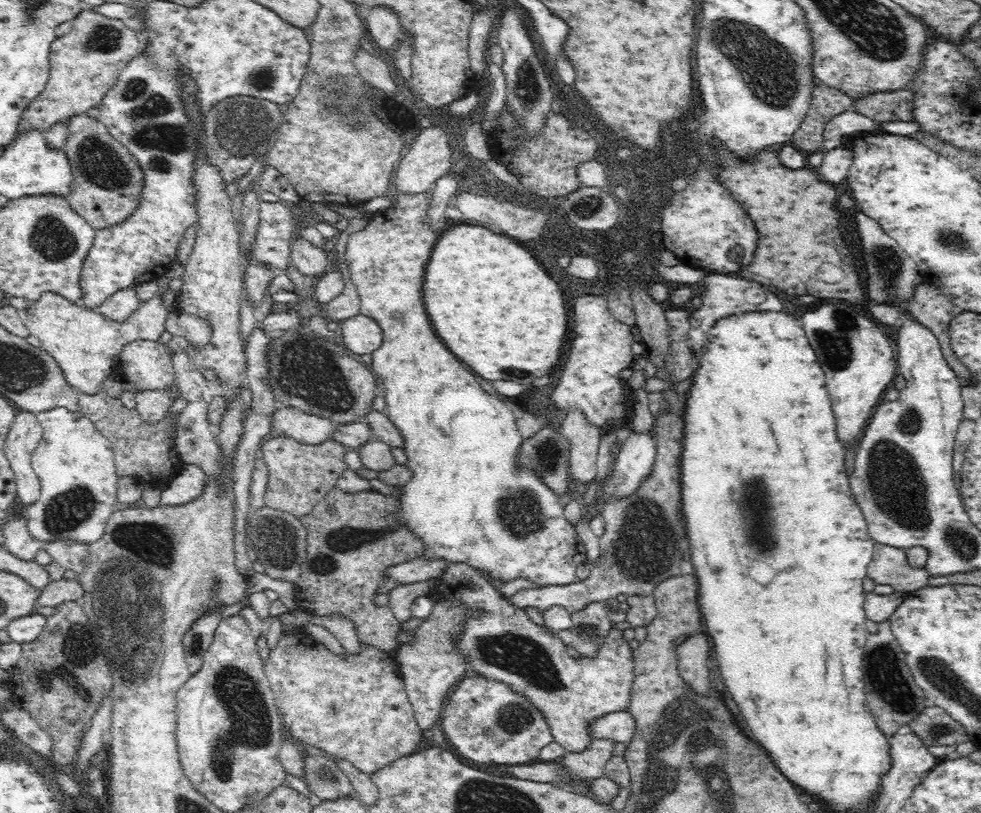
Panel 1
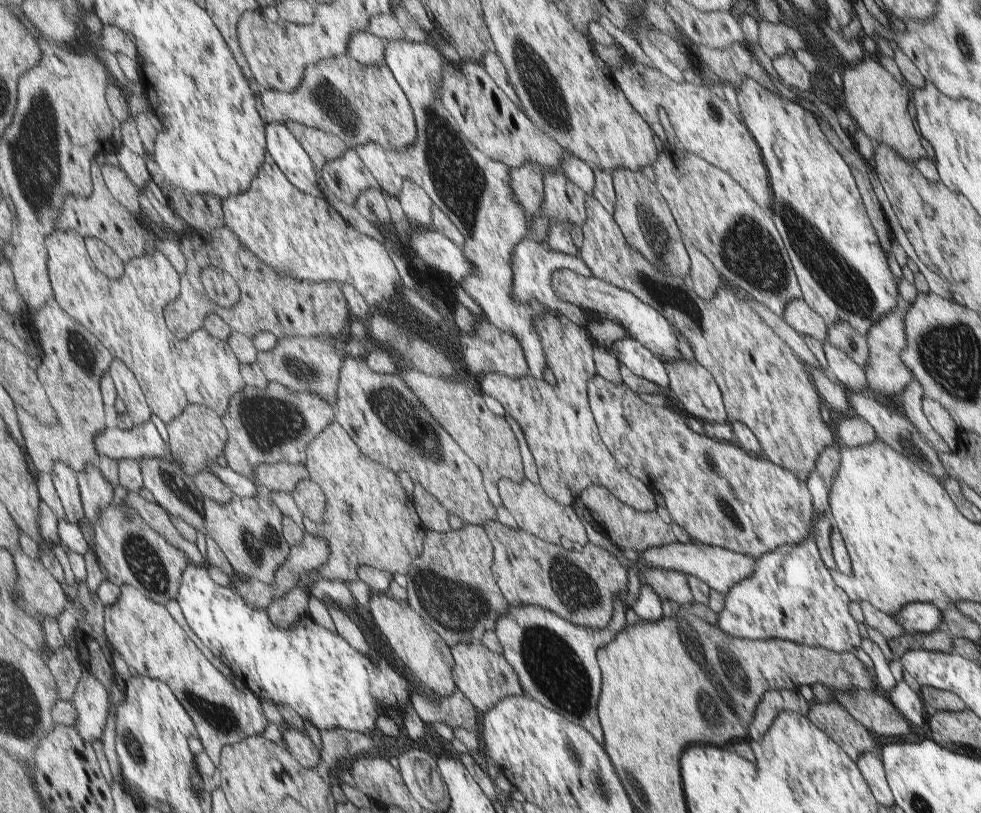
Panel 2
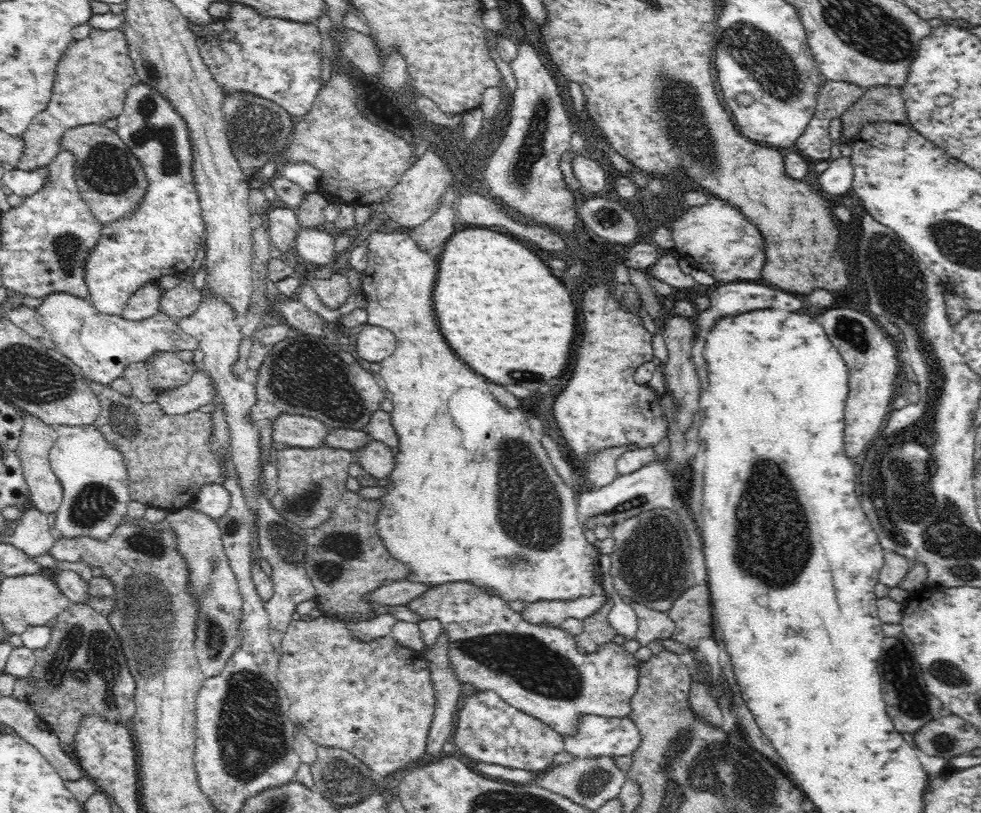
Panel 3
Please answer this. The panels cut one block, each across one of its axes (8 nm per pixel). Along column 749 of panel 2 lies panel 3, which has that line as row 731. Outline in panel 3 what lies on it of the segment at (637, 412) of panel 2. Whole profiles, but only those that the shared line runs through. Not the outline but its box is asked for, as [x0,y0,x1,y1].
[452,689,565,775]

